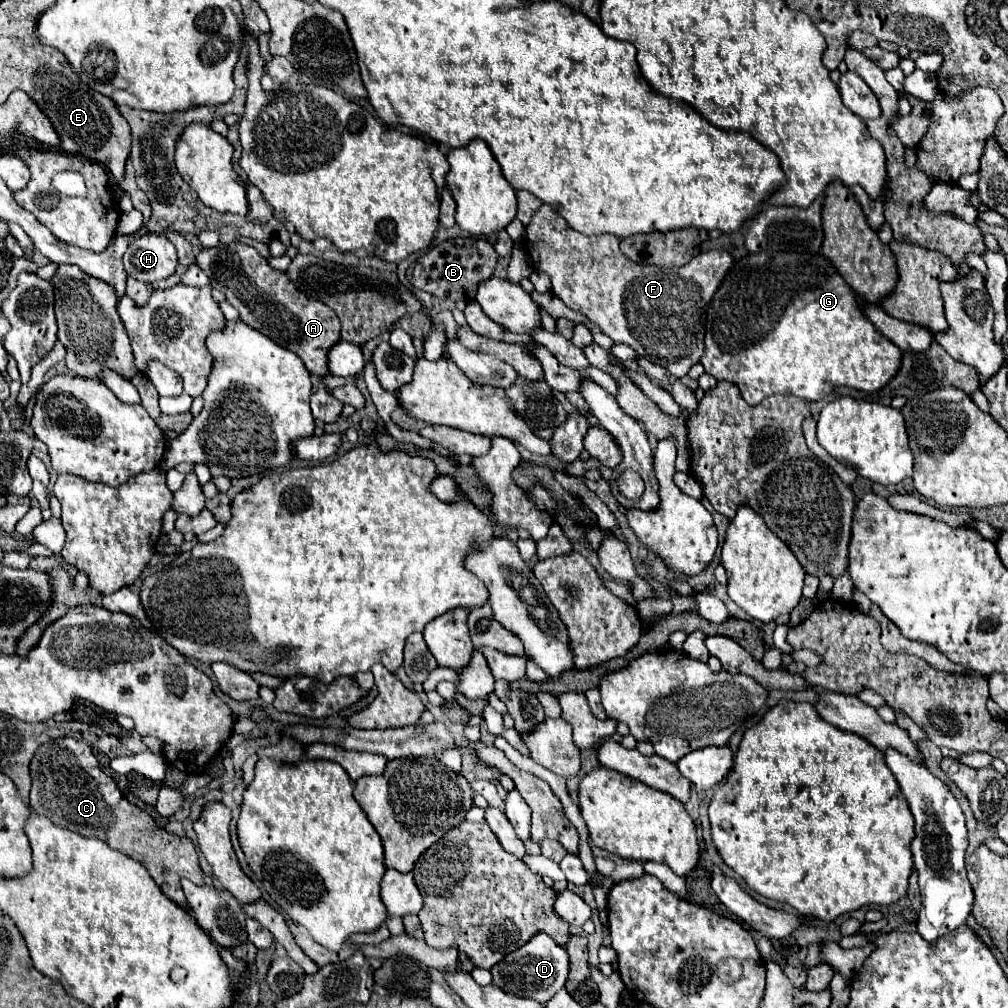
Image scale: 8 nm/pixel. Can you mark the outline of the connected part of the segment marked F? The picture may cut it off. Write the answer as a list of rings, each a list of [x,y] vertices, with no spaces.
[[[543,205],[535,213],[533,221],[527,225],[525,245],[527,245],[533,267],[551,277],[553,295],[557,295],[569,309],[581,311],[607,337],[611,337],[613,343],[629,345],[651,363],[663,365],[677,379],[685,377],[689,367],[699,363],[703,355],[707,305],[715,289],[721,285],[723,277],[727,275],[727,271],[733,267],[733,259],[727,251],[701,253],[681,267],[639,265],[639,263],[629,261],[621,253],[619,239],[615,239],[615,235],[599,235],[599,237],[581,235],[579,231],[571,229],[567,221],[549,205]]]

